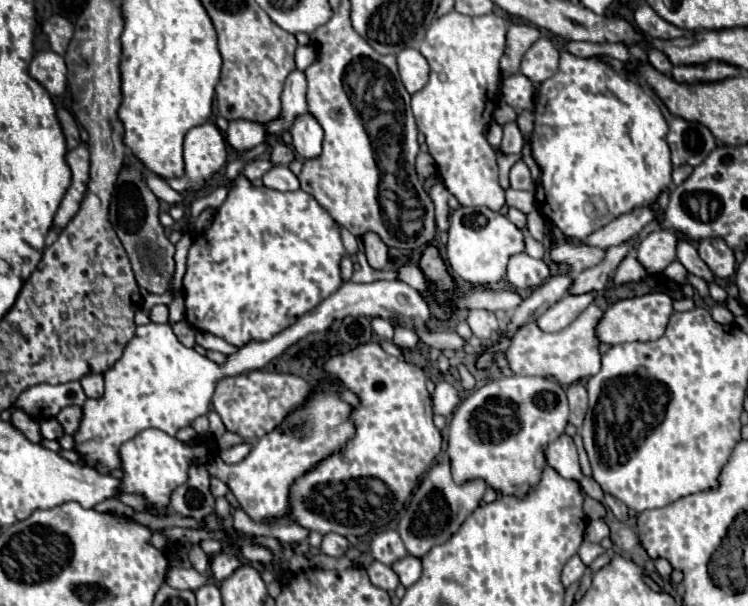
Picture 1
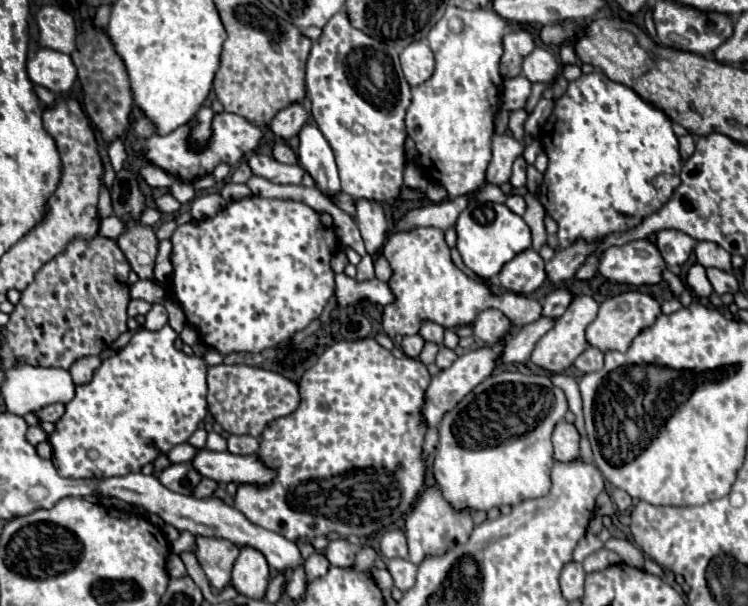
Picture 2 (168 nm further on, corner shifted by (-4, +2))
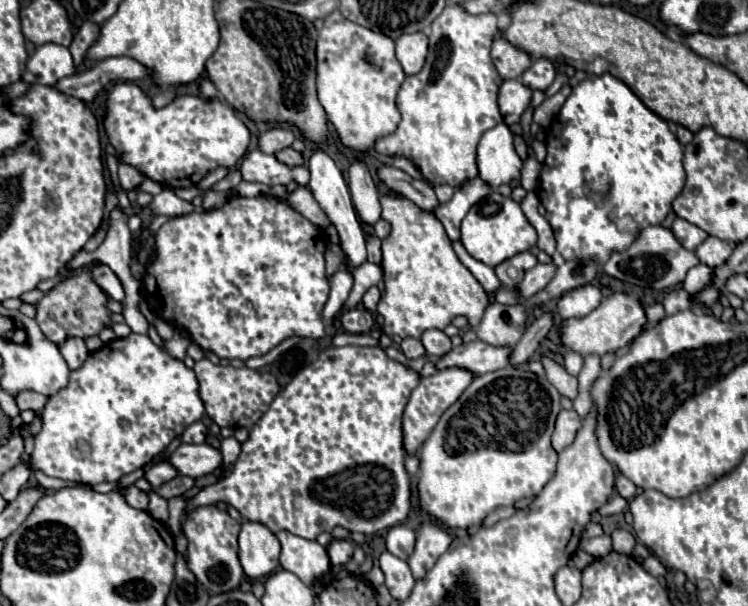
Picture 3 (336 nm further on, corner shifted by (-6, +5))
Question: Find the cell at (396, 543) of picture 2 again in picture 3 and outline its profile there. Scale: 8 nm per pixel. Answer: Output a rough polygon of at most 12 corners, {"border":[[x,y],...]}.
{"border":[[406,525],[390,527],[386,549],[400,559],[412,555],[416,533]]}

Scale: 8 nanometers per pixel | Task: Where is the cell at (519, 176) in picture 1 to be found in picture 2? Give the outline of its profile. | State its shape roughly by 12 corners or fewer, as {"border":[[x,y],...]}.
{"border":[[520,156],[512,166],[510,184],[526,186],[526,160]]}

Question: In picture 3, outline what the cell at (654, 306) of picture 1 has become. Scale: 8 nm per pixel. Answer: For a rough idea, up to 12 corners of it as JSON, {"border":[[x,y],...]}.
{"border":[[612,293],[564,319],[560,341],[582,357],[628,345],[646,323],[634,295]]}

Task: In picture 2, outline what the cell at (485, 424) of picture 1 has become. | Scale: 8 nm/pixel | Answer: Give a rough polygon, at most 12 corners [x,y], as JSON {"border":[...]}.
{"border":[[496,372],[440,422],[454,508],[550,490],[568,402],[550,376]]}

